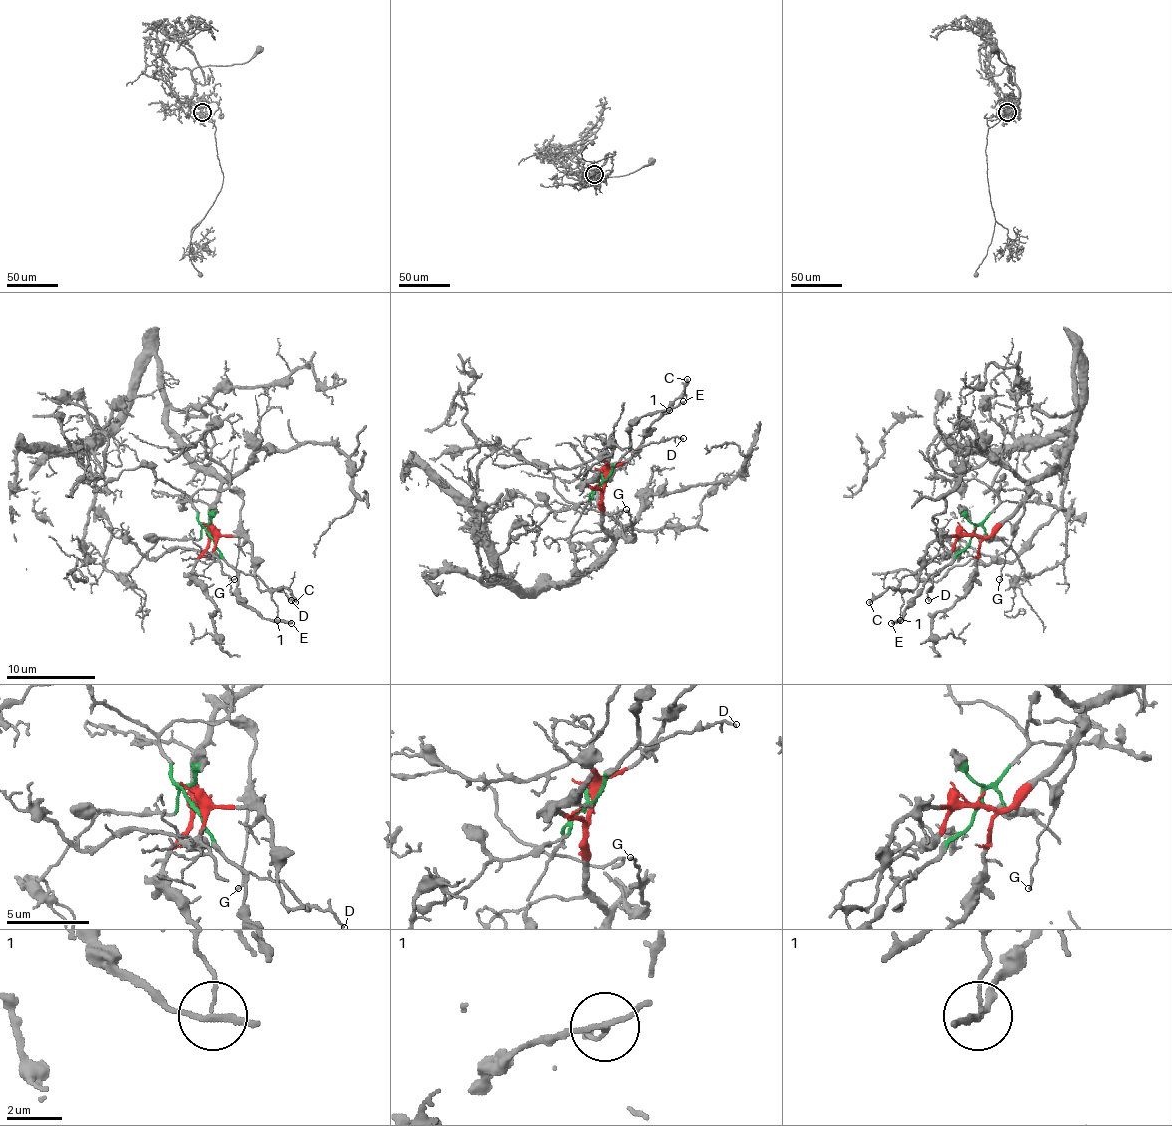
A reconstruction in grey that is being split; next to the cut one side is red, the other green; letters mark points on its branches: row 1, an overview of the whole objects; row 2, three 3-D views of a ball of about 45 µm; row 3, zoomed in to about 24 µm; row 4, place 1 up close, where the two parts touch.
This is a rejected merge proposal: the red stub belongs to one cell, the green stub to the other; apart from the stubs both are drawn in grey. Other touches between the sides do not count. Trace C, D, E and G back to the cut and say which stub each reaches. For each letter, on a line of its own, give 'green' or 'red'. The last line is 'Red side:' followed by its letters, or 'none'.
C: red
D: green
E: green
G: green
Red side: C

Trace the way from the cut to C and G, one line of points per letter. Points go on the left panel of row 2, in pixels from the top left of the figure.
C: (211, 535), (242, 535), (251, 546), (251, 566), (258, 586), (262, 591), (287, 589), (296, 602)
G: (211, 535), (197, 519), (191, 497), (200, 490), (231, 488), (238, 493), (242, 508), (233, 580)

